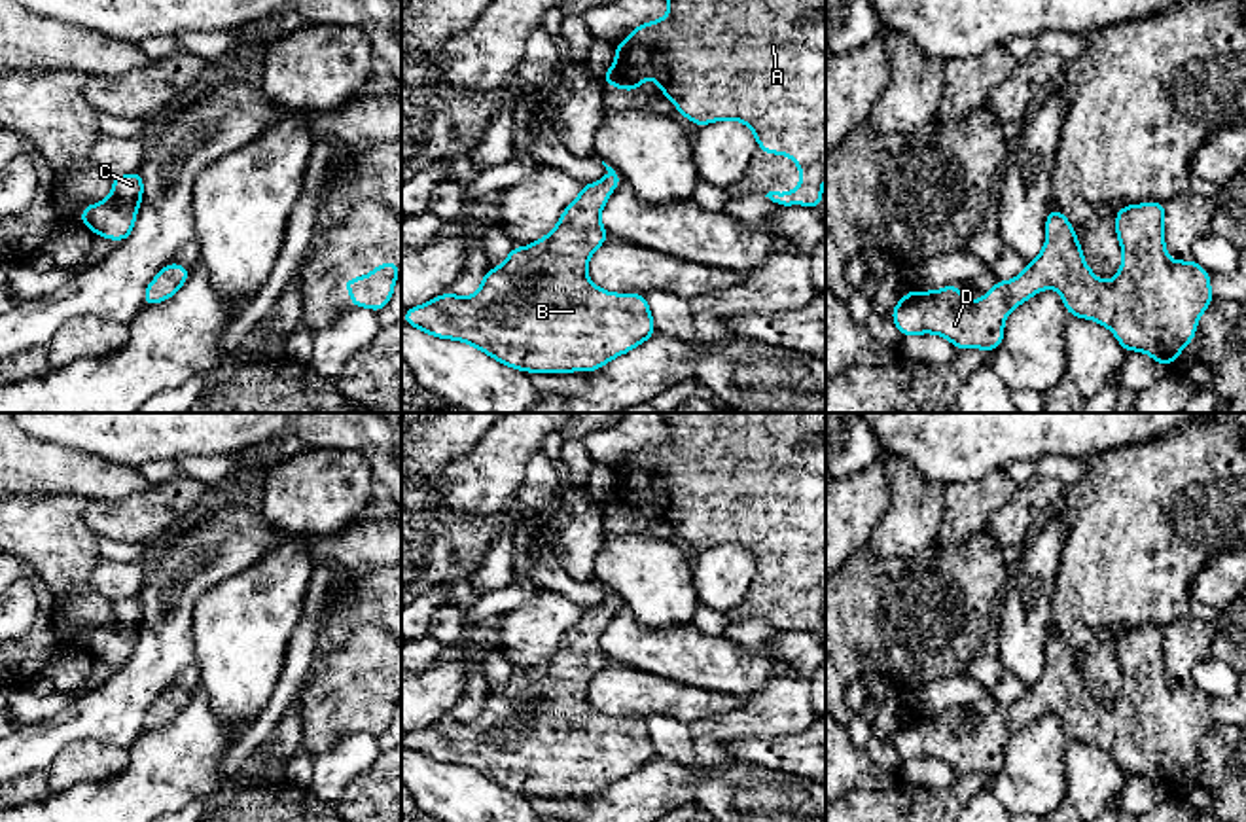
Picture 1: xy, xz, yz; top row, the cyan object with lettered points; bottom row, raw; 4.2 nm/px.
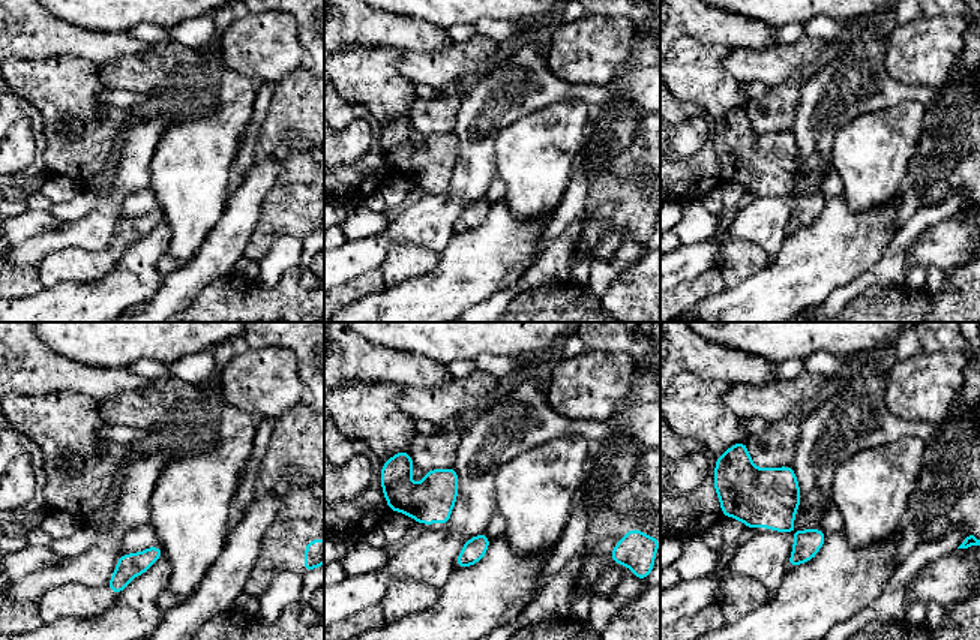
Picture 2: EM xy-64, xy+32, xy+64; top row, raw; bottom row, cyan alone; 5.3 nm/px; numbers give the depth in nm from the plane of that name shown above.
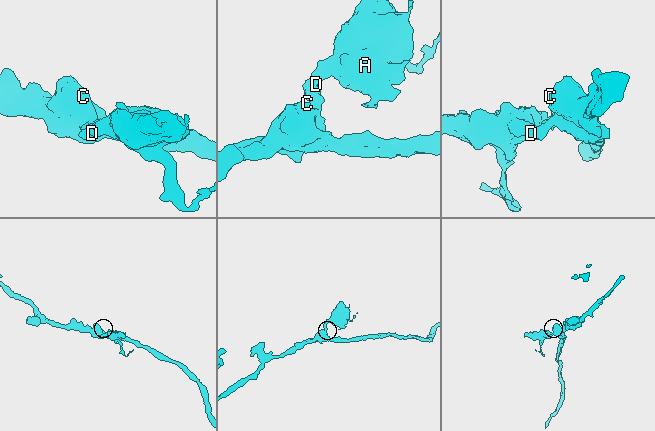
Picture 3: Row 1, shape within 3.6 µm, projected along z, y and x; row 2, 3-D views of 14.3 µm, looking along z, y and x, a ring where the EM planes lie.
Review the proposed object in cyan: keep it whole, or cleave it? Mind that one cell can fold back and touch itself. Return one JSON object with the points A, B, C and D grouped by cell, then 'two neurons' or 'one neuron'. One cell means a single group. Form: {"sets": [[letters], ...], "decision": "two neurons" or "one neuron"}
{"sets": [["A", "B", "C", "D"]], "decision": "one neuron"}

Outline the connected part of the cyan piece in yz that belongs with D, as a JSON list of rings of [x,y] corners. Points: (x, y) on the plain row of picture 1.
[[[1166,627],[1129,629],[1115,638],[1115,657],[1123,688],[1112,706],[1095,701],[1083,684],[1077,659],[1068,642],[1049,631],[1047,665],[1041,678],[1009,706],[996,705],[990,716],[970,727],[960,712],[951,708],[935,716],[911,714],[899,722],[892,746],[903,761],[937,758],[956,773],[987,773],[994,777],[1004,765],[1004,746],[1011,733],[1045,712],[1057,712],[1072,741],[1096,744],[1112,754],[1125,777],[1142,775],[1161,790],[1170,790],[1197,758],[1199,741],[1216,724],[1210,716],[1210,697],[1197,686],[1172,686],[1165,672]]]

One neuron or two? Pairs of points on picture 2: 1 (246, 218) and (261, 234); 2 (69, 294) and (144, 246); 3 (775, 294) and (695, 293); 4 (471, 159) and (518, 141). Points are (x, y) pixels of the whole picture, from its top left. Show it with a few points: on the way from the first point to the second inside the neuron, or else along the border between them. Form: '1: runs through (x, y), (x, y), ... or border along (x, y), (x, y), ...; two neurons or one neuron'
1: border along (267, 194), (243, 255); two neurons
2: runs through (92, 294), (110, 294), (135, 269); one neuron
3: border along (727, 288), (706, 296), (689, 306); two neurons
4: border along (515, 120), (496, 140), (497, 174); two neurons

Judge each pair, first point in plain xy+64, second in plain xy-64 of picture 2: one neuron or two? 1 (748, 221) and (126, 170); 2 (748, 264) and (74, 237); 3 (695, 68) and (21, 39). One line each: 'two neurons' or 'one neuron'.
1: one neuron
2: two neurons
3: two neurons

